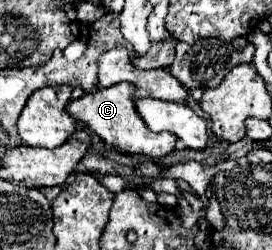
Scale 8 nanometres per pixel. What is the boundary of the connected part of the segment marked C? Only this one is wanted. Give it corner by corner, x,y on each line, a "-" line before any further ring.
119,82
111,88
95,90
85,94
79,100
71,100
71,104
67,104
67,112
75,120
87,124
89,132
99,136
101,142
105,142
107,146
113,146
115,150
123,154
139,154
139,156
147,156
155,160
167,156
175,148
175,136
167,132
161,132
161,134
151,132
147,124
143,124
143,120
139,118
137,110
133,108
131,94
133,94
133,86
129,82

